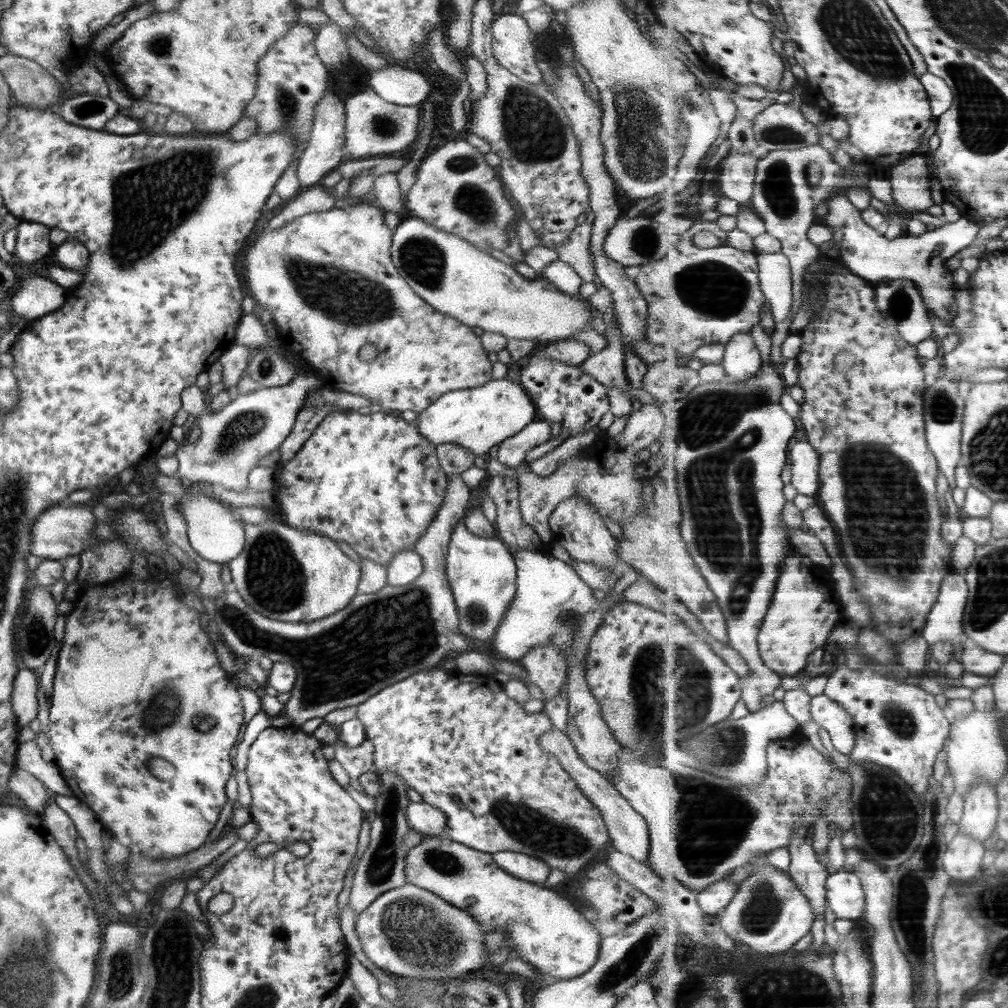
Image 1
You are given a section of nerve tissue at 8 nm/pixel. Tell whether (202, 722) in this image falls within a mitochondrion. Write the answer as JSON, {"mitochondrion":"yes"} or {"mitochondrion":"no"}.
{"mitochondrion":"yes"}

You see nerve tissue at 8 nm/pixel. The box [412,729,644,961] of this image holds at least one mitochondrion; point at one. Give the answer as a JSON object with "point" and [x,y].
{"point":[520,821]}

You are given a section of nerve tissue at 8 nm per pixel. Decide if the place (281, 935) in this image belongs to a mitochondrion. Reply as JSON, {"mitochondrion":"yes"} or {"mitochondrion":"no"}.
{"mitochondrion":"no"}

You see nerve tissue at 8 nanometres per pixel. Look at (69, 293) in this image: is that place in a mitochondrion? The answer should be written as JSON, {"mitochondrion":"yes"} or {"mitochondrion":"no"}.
{"mitochondrion":"no"}

